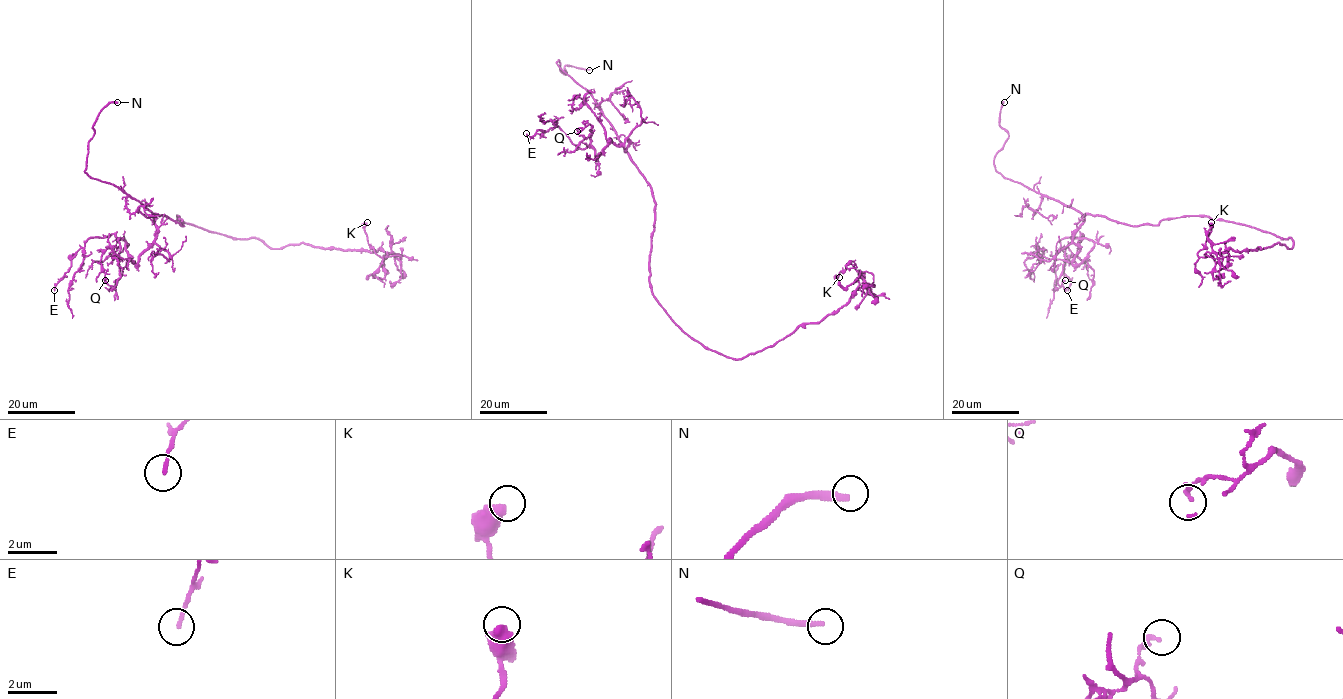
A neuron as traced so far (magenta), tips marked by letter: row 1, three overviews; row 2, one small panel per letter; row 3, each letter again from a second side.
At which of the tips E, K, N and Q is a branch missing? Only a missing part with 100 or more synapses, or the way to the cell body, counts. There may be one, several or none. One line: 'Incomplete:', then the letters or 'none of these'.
Incomplete: N

